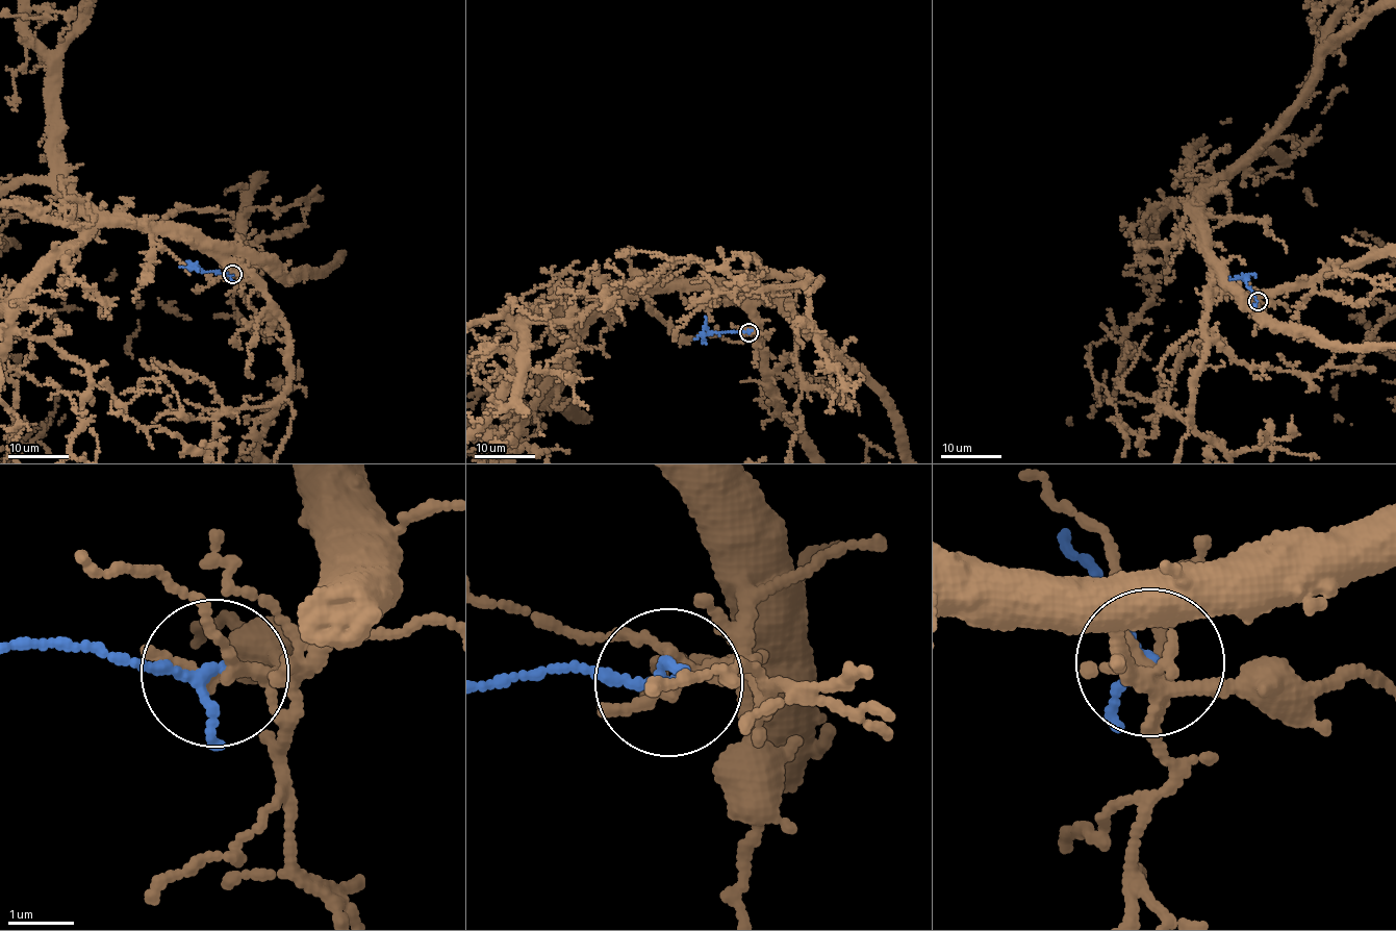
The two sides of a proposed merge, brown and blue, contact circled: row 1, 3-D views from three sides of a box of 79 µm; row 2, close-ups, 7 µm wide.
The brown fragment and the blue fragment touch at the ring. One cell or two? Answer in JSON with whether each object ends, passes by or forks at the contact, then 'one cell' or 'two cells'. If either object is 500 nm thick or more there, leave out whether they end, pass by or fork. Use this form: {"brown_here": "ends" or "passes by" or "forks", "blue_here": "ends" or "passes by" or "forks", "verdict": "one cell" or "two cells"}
{"brown_here": "forks", "blue_here": "passes by", "verdict": "two cells"}

